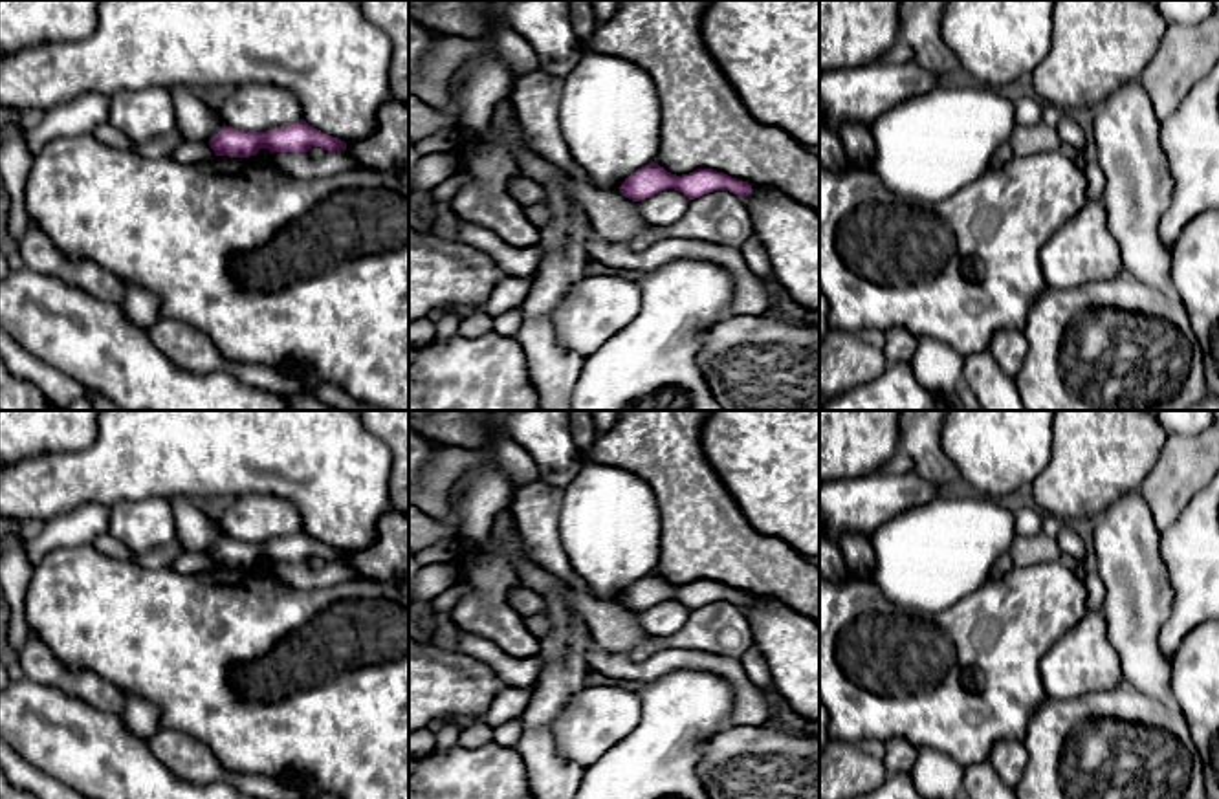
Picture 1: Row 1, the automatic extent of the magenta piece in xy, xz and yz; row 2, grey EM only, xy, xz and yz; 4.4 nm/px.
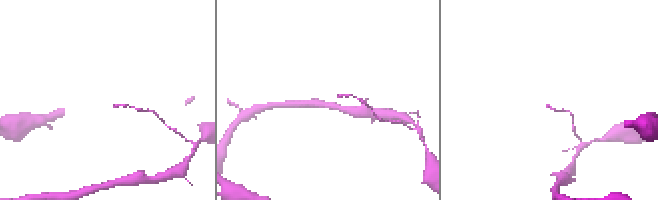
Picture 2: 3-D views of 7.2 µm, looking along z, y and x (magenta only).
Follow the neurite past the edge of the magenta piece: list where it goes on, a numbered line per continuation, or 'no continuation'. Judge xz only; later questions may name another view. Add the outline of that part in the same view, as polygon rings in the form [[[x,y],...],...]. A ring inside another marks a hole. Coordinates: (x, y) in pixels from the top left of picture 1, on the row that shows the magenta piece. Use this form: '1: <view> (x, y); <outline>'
no continuation

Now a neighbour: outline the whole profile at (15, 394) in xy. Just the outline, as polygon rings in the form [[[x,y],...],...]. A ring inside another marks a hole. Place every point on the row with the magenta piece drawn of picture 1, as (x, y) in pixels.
[[[2,356],[0,410],[51,410],[48,398],[31,381],[15,378]]]

